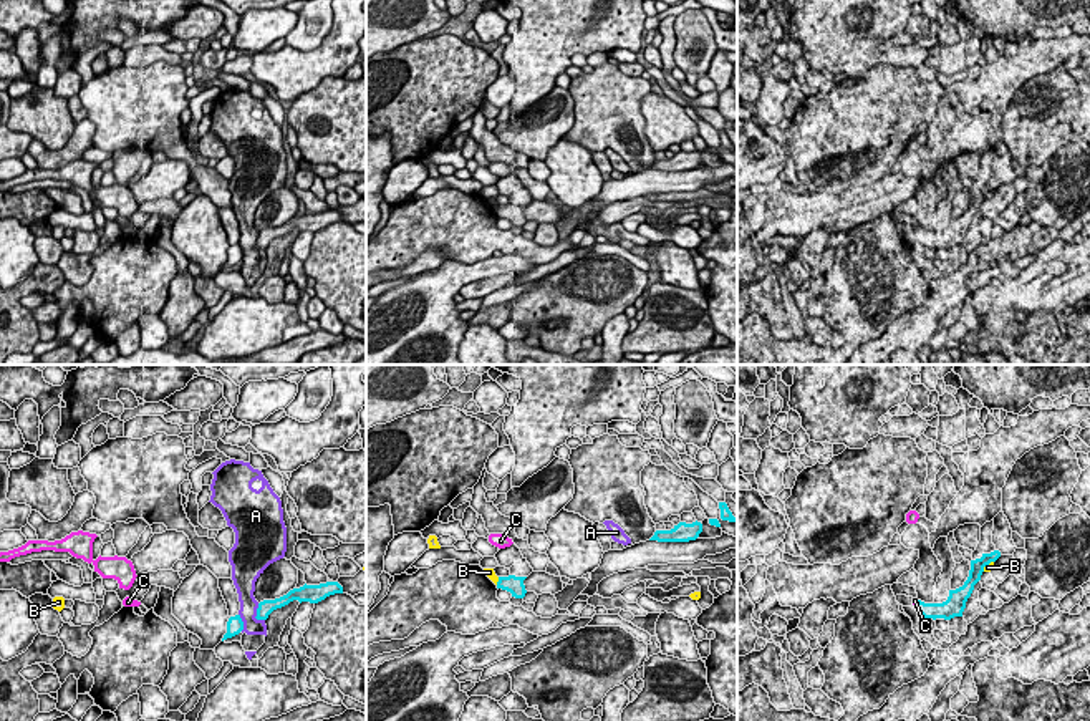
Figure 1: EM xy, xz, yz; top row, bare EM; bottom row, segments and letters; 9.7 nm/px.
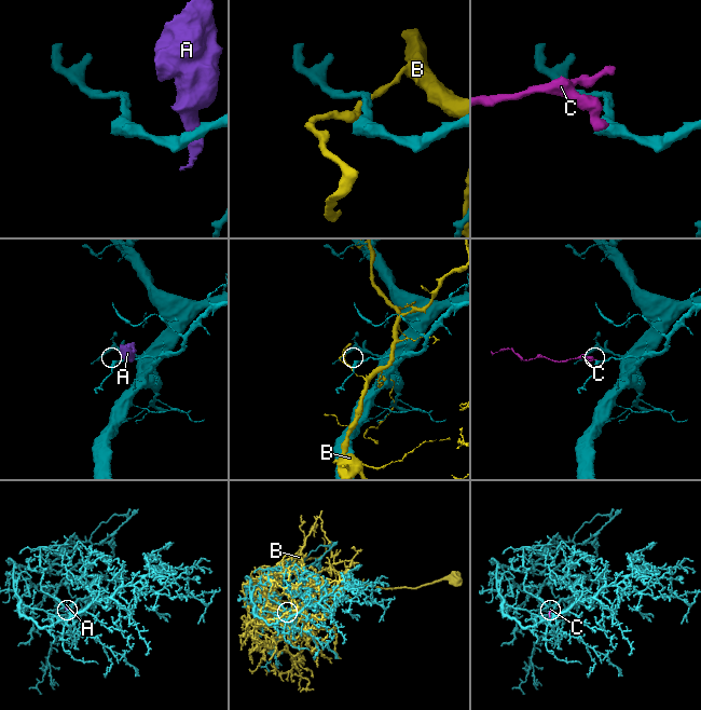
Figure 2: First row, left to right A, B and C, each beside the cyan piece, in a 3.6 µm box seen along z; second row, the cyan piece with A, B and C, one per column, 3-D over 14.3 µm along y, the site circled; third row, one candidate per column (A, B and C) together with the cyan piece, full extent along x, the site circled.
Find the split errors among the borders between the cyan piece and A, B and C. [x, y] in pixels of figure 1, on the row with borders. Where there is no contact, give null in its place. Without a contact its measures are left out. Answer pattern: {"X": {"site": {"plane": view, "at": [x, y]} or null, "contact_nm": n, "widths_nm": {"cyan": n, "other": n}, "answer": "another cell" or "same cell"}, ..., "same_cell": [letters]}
{"A": {"site": {"plane": "xy", "at": [257, 615]}, "contact_nm": 190, "widths_nm": {"cyan": 140, "other": 170}, "answer": "another cell"}, "B": {"site": {"plane": "yz", "at": [986, 564]}, "contact_nm": 150, "widths_nm": {"cyan": 130, "other": 60}, "answer": "another cell"}, "C": {"site": {"plane": "yz", "at": [916, 604]}, "contact_nm": 70, "widths_nm": {"cyan": 160, "other": 60}, "answer": "same cell"}, "same_cell": ["C"]}

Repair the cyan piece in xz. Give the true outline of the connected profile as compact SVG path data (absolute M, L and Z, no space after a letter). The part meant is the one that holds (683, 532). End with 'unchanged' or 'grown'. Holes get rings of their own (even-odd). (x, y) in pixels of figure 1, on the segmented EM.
M697 520L692 524L679 522L671 530L656 530L649 540L689 542L689 540L696 540L701 532L702 532L702 524Z; unchanged

